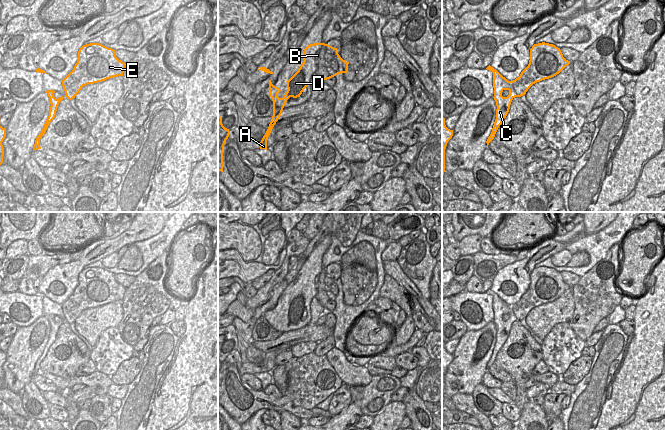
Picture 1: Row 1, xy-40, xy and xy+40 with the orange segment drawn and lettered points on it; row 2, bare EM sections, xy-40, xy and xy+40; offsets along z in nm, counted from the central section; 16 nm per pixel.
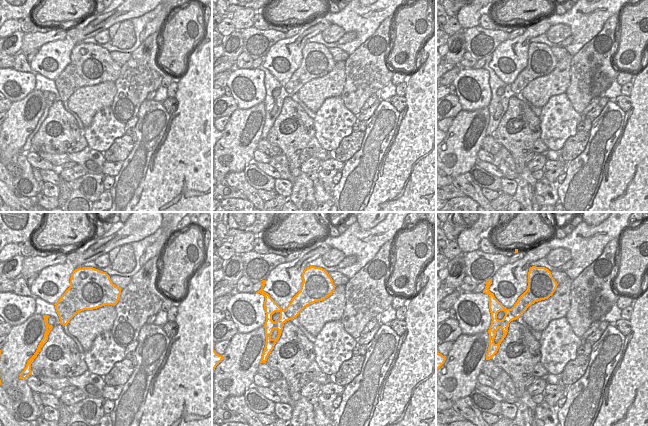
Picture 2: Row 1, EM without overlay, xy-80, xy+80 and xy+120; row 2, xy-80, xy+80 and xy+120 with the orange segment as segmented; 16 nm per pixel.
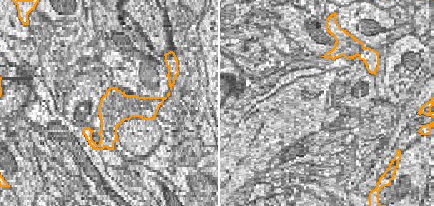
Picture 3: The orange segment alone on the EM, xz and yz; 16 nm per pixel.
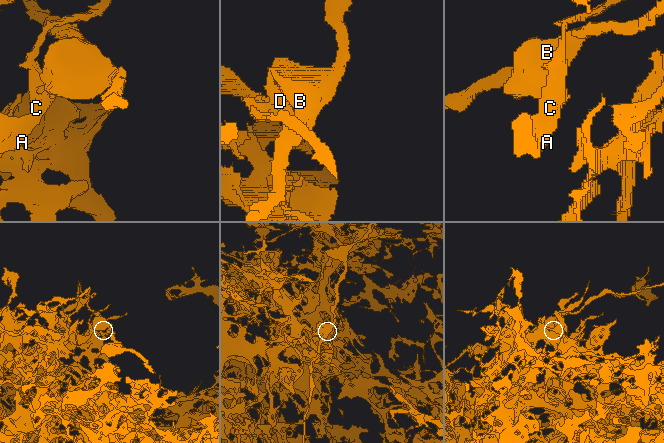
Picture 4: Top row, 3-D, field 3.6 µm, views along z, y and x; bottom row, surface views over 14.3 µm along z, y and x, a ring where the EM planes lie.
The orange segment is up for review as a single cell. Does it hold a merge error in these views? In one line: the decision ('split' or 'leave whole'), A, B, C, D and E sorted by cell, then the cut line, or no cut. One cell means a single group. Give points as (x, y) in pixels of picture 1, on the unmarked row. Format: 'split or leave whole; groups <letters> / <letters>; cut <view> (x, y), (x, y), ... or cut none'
split; groups A C / B D E; cut xy+40 (509, 305), (517, 320)

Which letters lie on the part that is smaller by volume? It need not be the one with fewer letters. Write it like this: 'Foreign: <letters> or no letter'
Foreign: B, D, E

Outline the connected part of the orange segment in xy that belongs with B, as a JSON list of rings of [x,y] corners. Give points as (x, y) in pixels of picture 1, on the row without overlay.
[[[314,267],[308,269],[304,273],[304,285],[302,289],[298,295],[286,305],[291,321],[300,321],[304,313],[312,307],[330,303],[341,297],[347,297],[348,288],[349,286],[346,286],[339,280],[337,272],[325,267]]]

